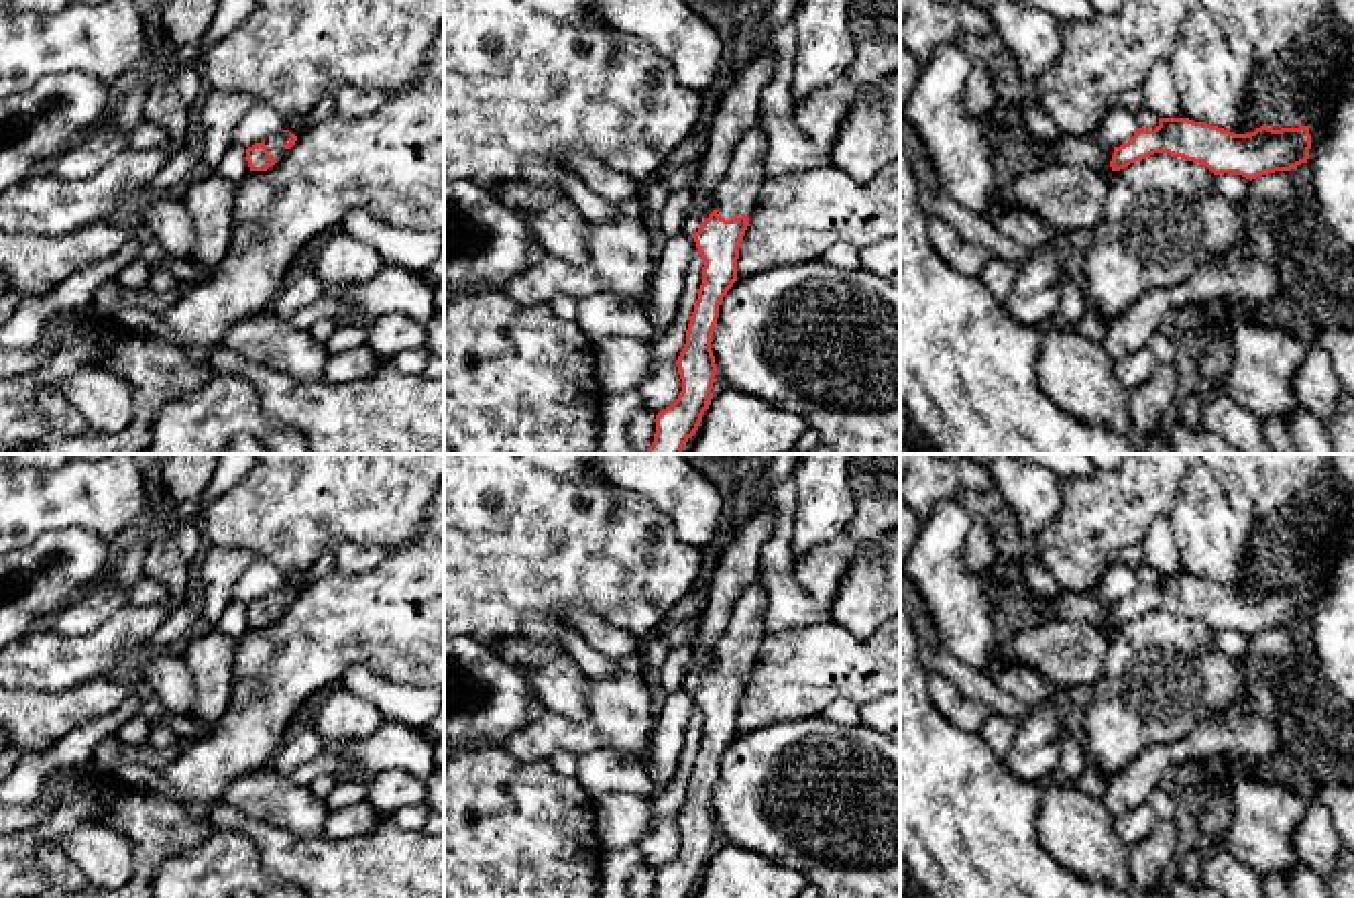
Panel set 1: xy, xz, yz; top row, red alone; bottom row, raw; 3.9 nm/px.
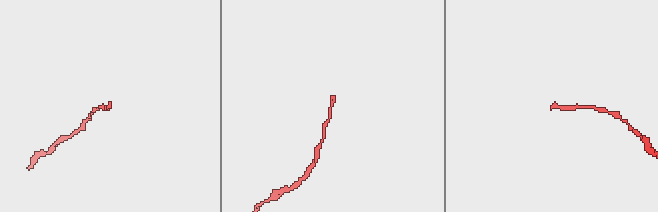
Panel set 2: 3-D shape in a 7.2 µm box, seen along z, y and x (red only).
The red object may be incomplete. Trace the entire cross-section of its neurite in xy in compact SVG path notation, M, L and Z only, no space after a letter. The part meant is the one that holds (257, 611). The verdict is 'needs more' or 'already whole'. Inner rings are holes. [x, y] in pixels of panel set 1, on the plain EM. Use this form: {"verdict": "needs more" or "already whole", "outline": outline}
{"verdict": "needs more", "outline": "M283 586L267 597L255 599L246 605L246 617L250 627L267 627L277 617L281 617L289 605L295 601L297 593Z"}

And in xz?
{"verdict": "needs more", "outline": "M757 580L735 603L725 633L717 639L715 666L692 692L704 717L698 757L686 786L686 800L676 817L682 847L678 855L656 872L654 898L688 898L713 855L717 831L711 806L719 762L737 737L739 705L749 682L749 670L768 635L764 617L768 595Z"}

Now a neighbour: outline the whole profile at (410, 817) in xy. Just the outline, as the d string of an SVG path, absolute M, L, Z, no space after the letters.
M428 802L417 806L401 806L389 819L403 829L424 831L424 823L428 819L430 806Z

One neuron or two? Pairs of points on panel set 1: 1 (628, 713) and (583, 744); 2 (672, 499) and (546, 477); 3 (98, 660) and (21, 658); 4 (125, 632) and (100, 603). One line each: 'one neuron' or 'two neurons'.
1: two neurons
2: two neurons
3: one neuron
4: two neurons

